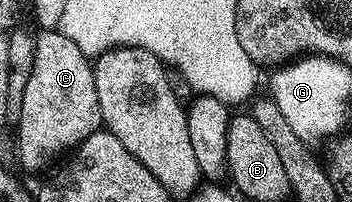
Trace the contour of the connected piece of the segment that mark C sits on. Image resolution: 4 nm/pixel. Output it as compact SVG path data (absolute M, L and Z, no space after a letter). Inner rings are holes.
M39 30L35 36L34 64L16 122L18 155L26 171L42 170L62 153L75 150L81 141L103 126L95 68L89 56L61 30Z

